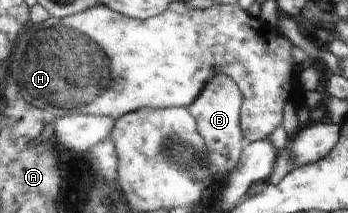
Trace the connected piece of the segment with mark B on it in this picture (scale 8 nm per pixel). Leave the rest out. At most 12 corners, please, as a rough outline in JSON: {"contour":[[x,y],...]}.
{"contour":[[222,73],[187,107],[212,177],[226,177],[245,144],[242,93]]}

